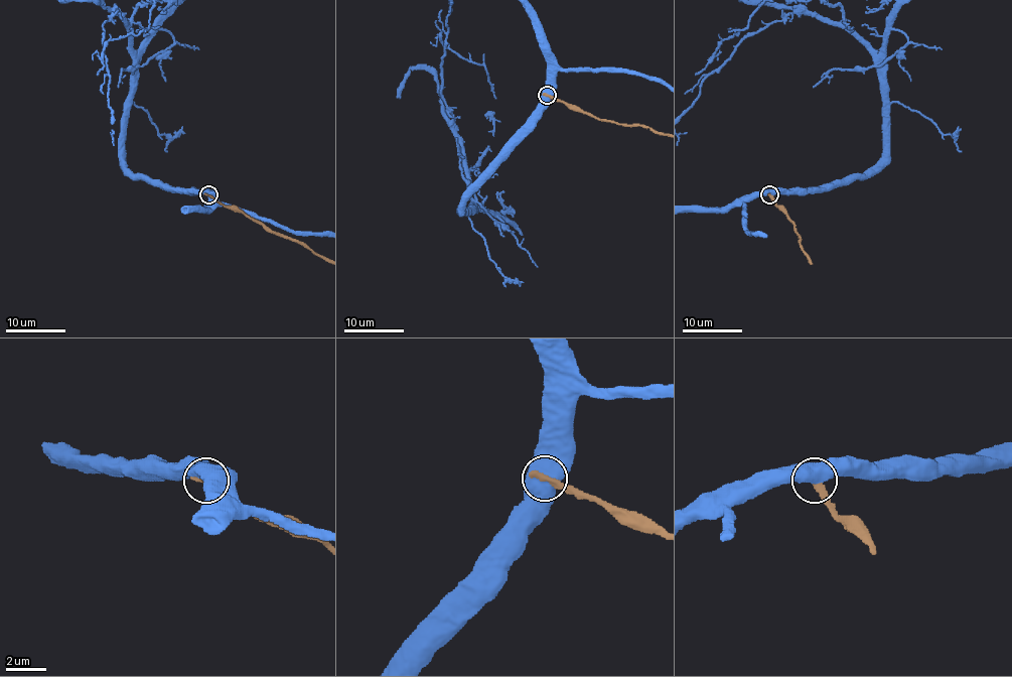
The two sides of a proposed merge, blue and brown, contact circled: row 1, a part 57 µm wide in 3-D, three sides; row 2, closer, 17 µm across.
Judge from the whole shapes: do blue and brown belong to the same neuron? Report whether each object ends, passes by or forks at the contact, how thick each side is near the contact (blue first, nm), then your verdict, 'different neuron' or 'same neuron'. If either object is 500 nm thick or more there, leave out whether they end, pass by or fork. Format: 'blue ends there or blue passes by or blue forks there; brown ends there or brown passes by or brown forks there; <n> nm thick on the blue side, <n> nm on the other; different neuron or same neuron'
600 nm thick on the blue side, 320 nm on the other; different neuron

